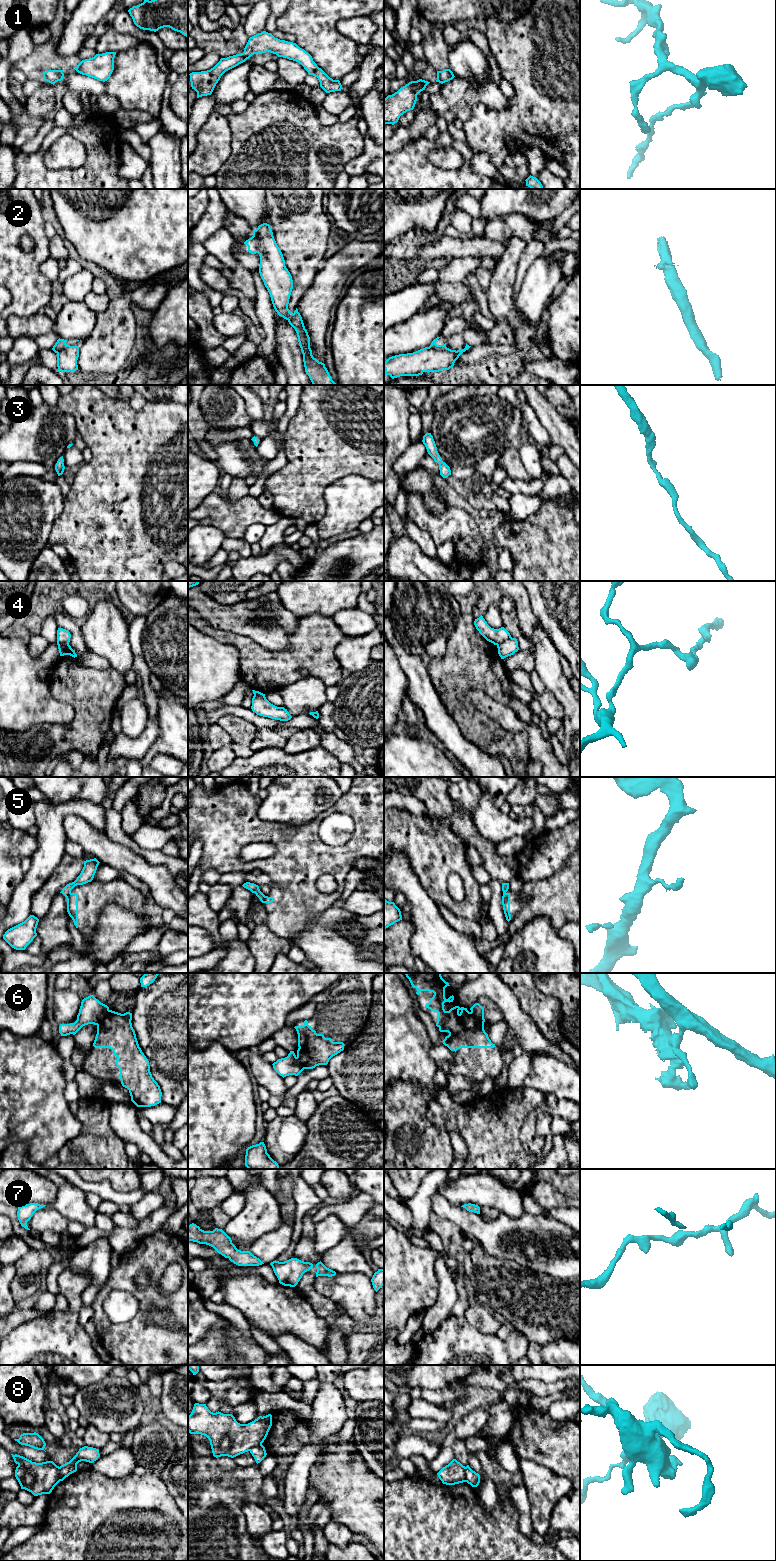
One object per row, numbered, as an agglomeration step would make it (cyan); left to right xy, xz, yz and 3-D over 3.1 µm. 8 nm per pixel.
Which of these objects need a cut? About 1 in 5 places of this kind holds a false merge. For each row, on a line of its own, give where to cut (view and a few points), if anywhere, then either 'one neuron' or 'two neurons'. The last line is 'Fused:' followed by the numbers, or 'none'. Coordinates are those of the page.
1: no cut; one neuron
2: cut in xz along (253, 235), (258, 240), (258, 252); two neurons
3: no cut; one neuron
4: no cut; one neuron
5: cut in xy along (70, 892), (66, 898); two neurons
6: cut in xy along (109, 1010), (97, 1025); two neurons
7: no cut; one neuron
8: cut in yz along (464, 1467), (466, 1481); two neurons
Fused: 2, 5, 6, 8

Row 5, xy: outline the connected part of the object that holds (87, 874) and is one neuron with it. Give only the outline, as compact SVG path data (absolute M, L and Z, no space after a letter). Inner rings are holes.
M96 858L84 861L84 867L80 875L74 882L67 884L60 893L67 898L75 886L91 882L94 878L99 863L100 862Z

